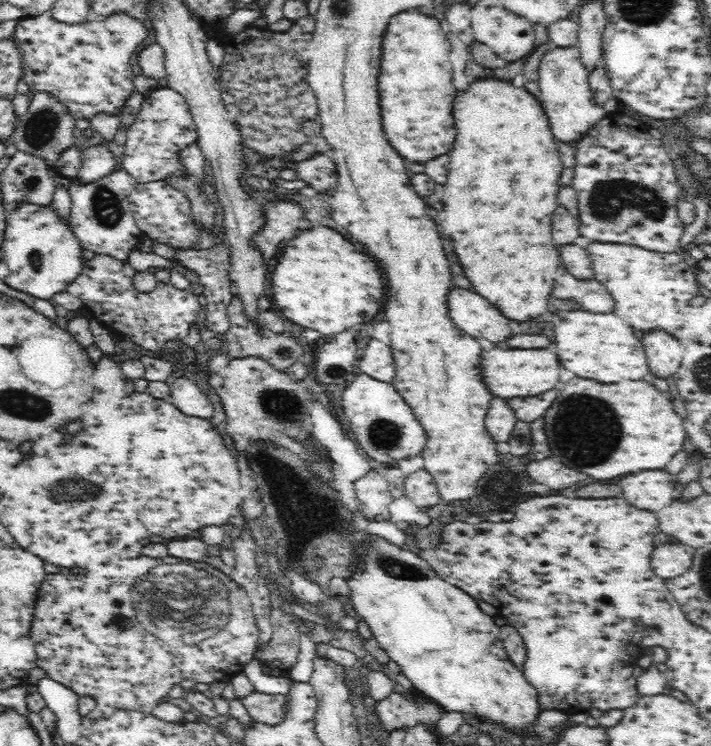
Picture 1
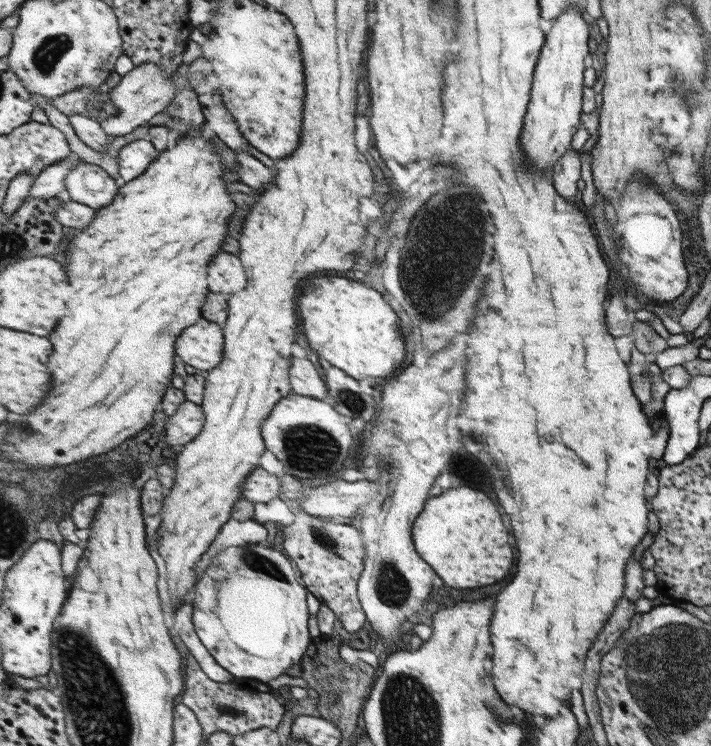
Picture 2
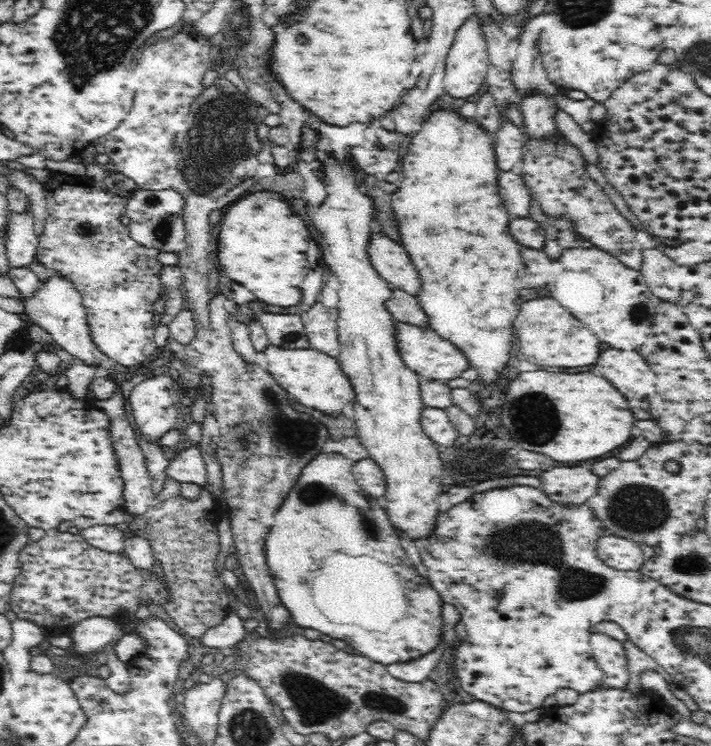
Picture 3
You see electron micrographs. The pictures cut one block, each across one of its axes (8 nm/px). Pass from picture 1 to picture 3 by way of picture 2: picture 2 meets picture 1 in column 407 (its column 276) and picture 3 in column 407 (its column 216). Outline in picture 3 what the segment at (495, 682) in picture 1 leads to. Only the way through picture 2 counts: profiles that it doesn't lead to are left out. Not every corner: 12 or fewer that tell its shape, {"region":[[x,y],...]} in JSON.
{"region":[[320,451],[272,514],[292,624],[376,662],[438,642],[441,601],[353,461]]}

